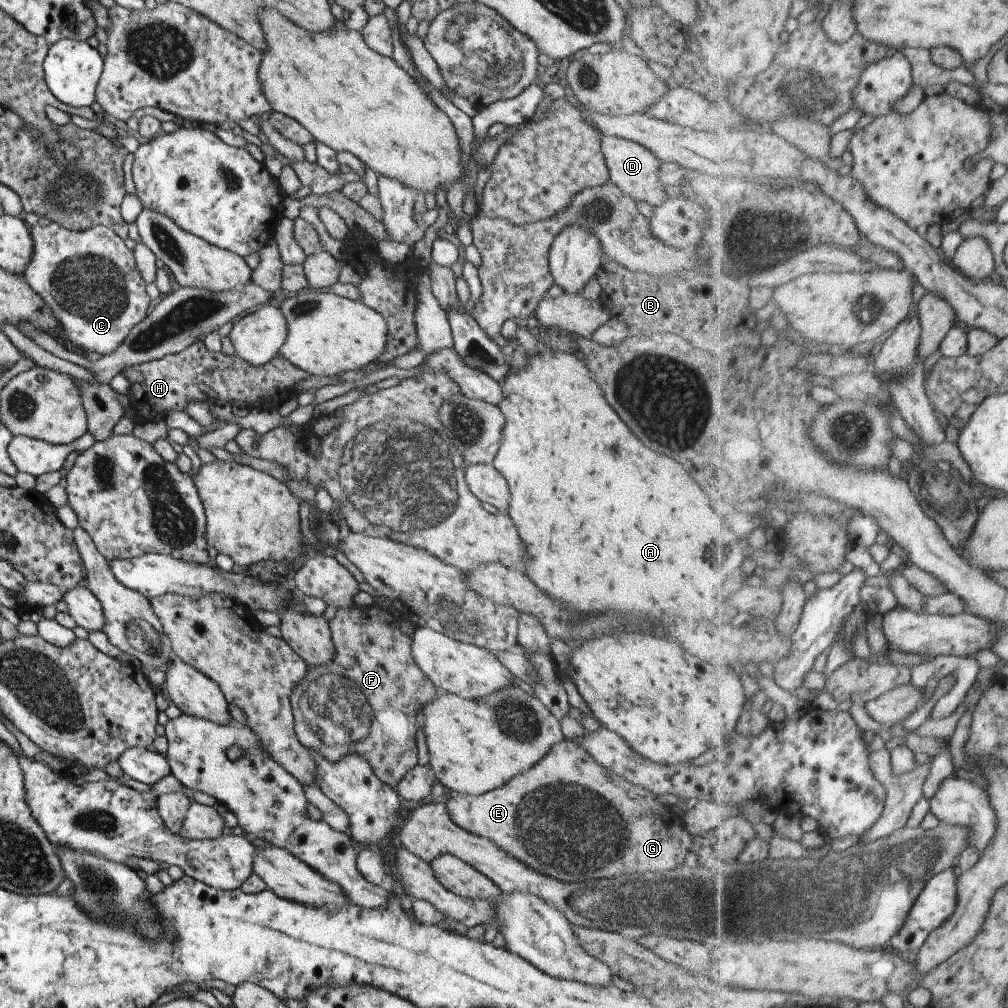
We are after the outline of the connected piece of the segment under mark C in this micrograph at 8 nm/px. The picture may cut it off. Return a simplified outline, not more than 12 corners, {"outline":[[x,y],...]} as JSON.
{"outline":[[50,222],[25,282],[91,357],[153,301],[111,228]]}

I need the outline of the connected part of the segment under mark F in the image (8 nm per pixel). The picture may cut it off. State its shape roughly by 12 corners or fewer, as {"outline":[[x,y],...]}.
{"outline":[[337,609],[334,659],[290,696],[294,733],[388,787],[417,765],[436,686],[397,618]]}

